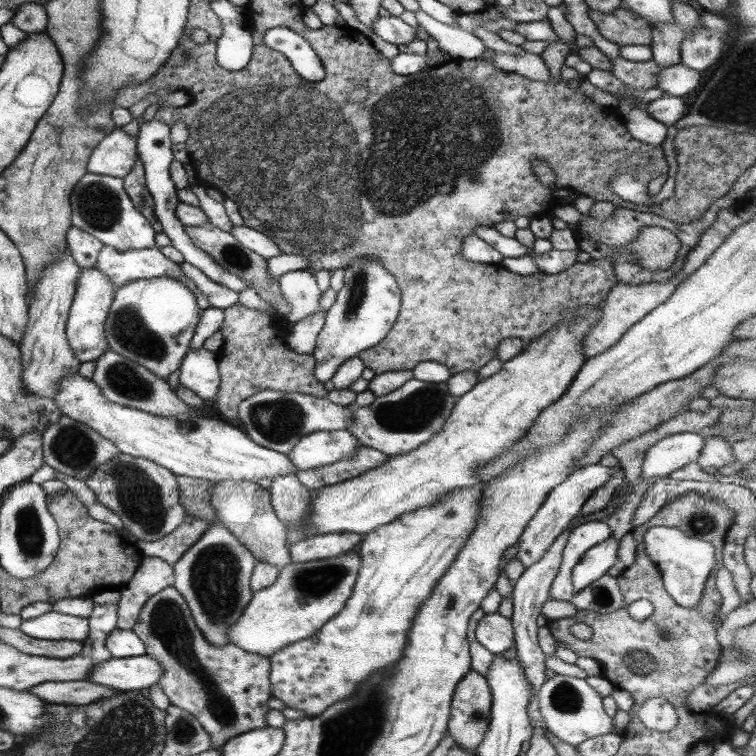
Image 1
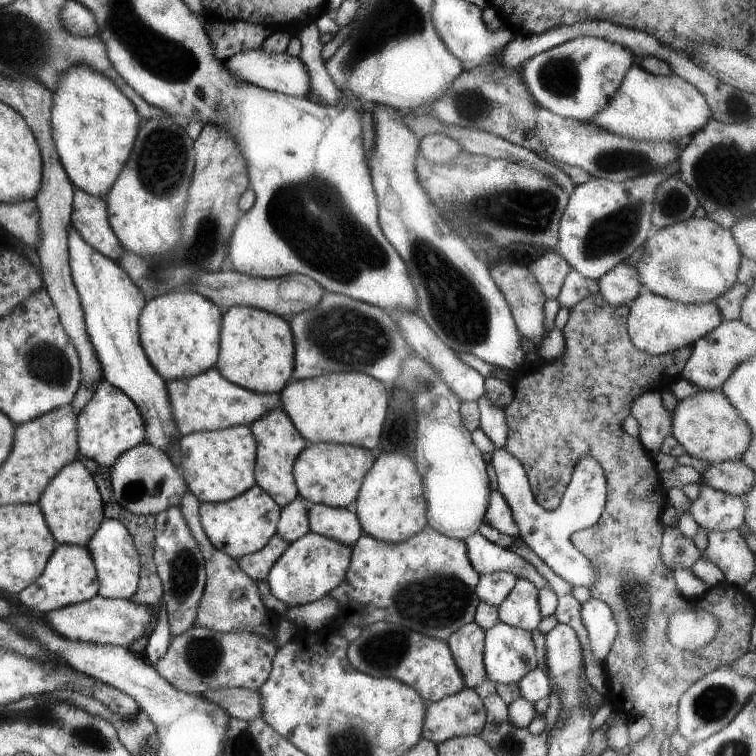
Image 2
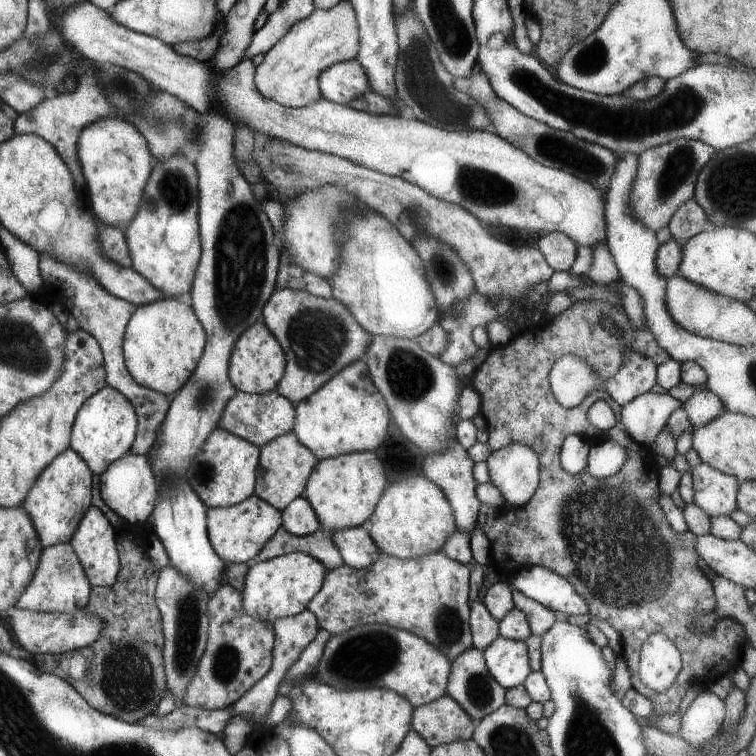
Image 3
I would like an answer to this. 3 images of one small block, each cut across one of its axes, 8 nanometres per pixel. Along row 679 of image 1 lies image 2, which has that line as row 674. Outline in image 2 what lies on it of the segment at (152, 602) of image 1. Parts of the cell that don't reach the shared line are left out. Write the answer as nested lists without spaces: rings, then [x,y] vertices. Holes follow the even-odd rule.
[[[190,627],[172,637],[169,647],[155,662],[154,670],[178,690],[203,695],[211,690],[244,687],[257,691],[269,677],[276,646],[262,636],[246,631],[214,632],[202,627]]]

